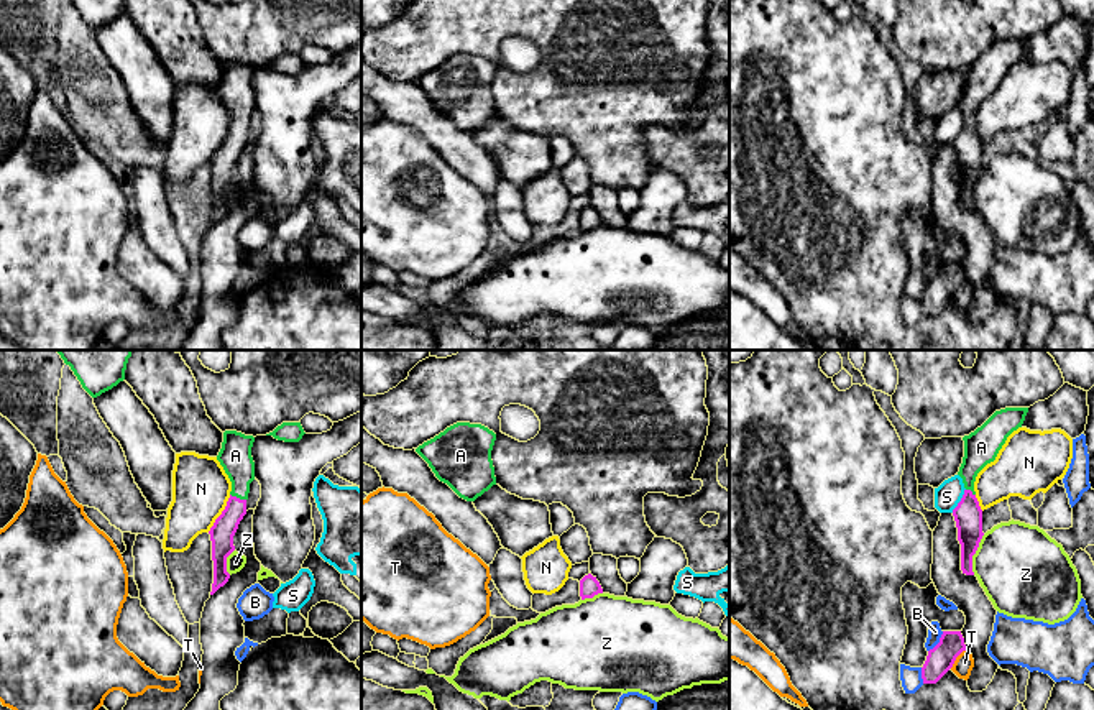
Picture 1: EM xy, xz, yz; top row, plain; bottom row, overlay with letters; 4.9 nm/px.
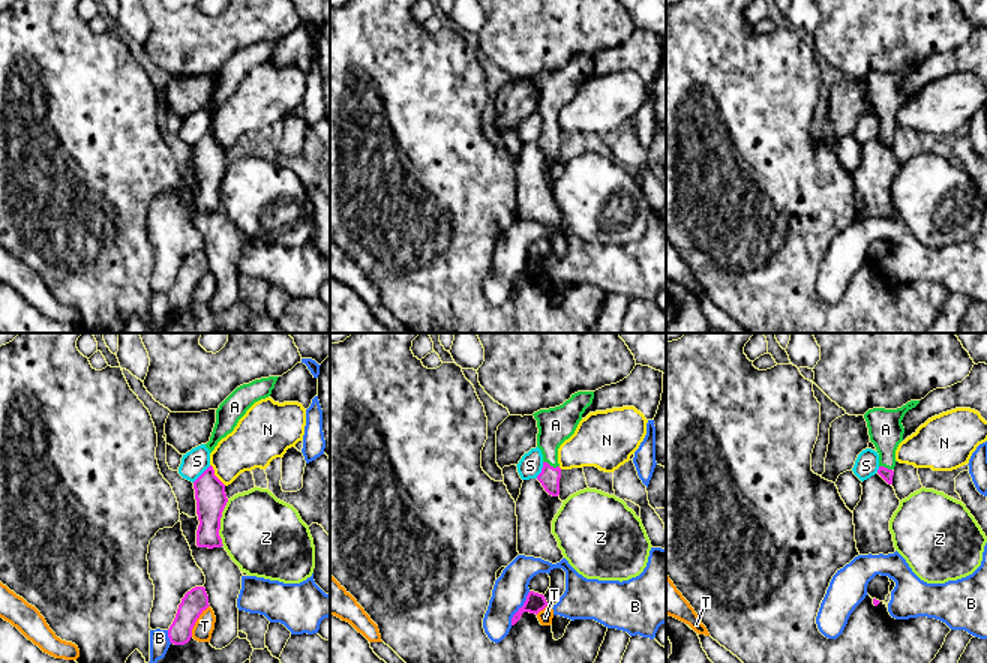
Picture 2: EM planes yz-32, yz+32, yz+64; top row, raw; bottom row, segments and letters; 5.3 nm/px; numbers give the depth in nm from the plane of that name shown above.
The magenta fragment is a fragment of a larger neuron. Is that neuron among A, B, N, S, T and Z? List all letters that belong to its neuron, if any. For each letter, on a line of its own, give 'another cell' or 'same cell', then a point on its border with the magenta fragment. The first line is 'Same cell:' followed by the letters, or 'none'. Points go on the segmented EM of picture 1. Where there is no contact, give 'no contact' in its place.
Same cell: A
A: same cell; meets magenta in xy at (239, 498)
B: another cell; meets magenta in yz at (940, 641)
N: another cell; meets magenta in xy at (222, 513)
S: another cell; meets magenta in yz at (961, 500)
T: another cell; meets magenta in yz at (956, 656)
Z: another cell; meets magenta in yz at (974, 553)

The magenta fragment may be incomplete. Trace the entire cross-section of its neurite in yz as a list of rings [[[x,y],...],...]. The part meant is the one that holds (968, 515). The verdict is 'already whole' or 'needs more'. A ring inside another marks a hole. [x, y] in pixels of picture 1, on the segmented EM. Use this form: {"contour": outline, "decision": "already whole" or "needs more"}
{"contour": [[[1005,408],[995,411],[981,427],[964,436],[964,457],[958,475],[964,483],[964,495],[953,516],[958,528],[958,541],[961,544],[961,570],[966,575],[972,572],[972,556],[976,554],[982,532],[982,509],[976,498],[974,482],[977,473],[995,460],[1007,437],[1022,427],[1028,408]]], "decision": "needs more"}

